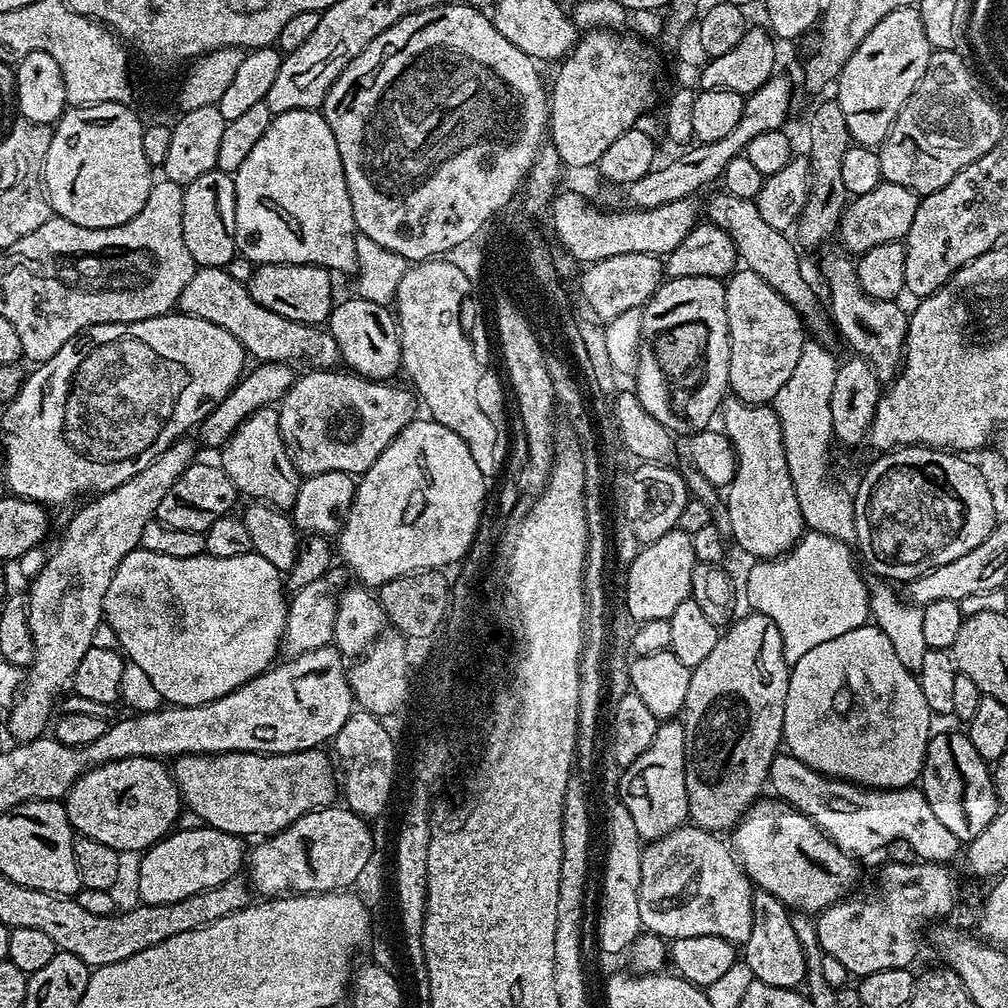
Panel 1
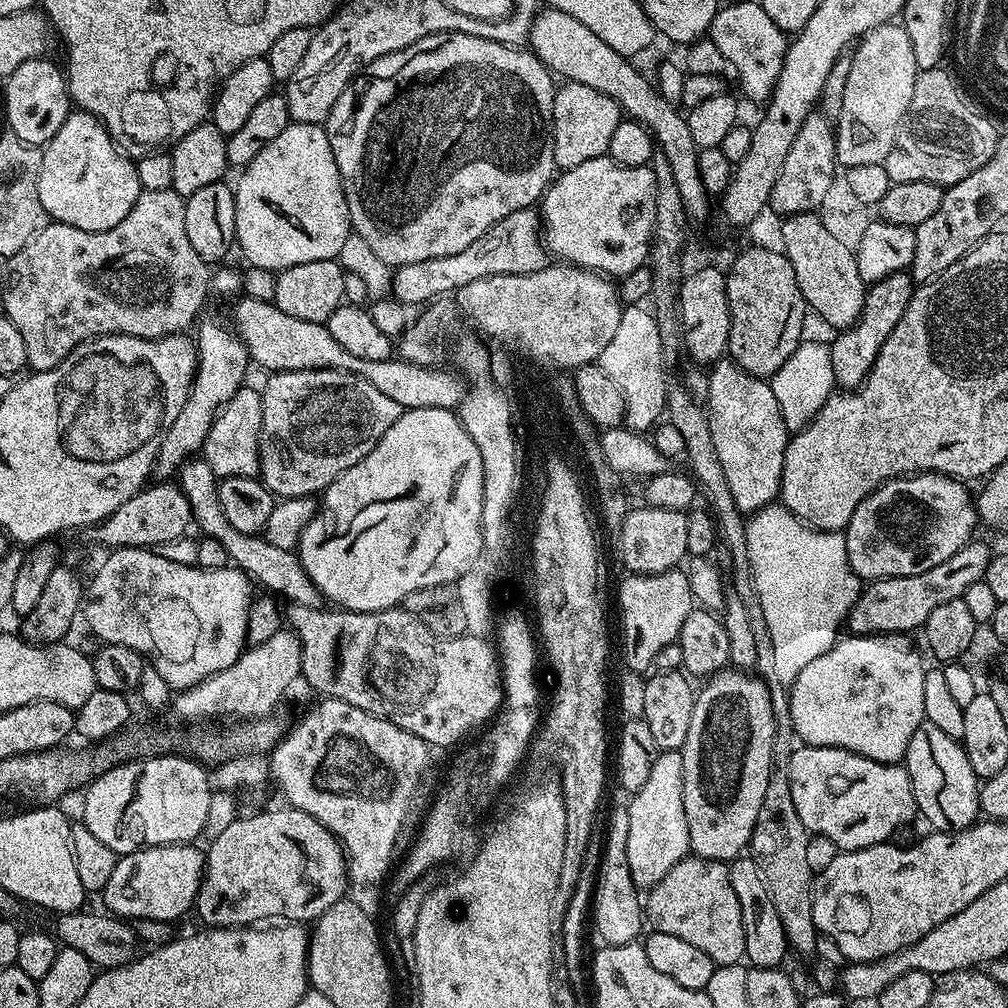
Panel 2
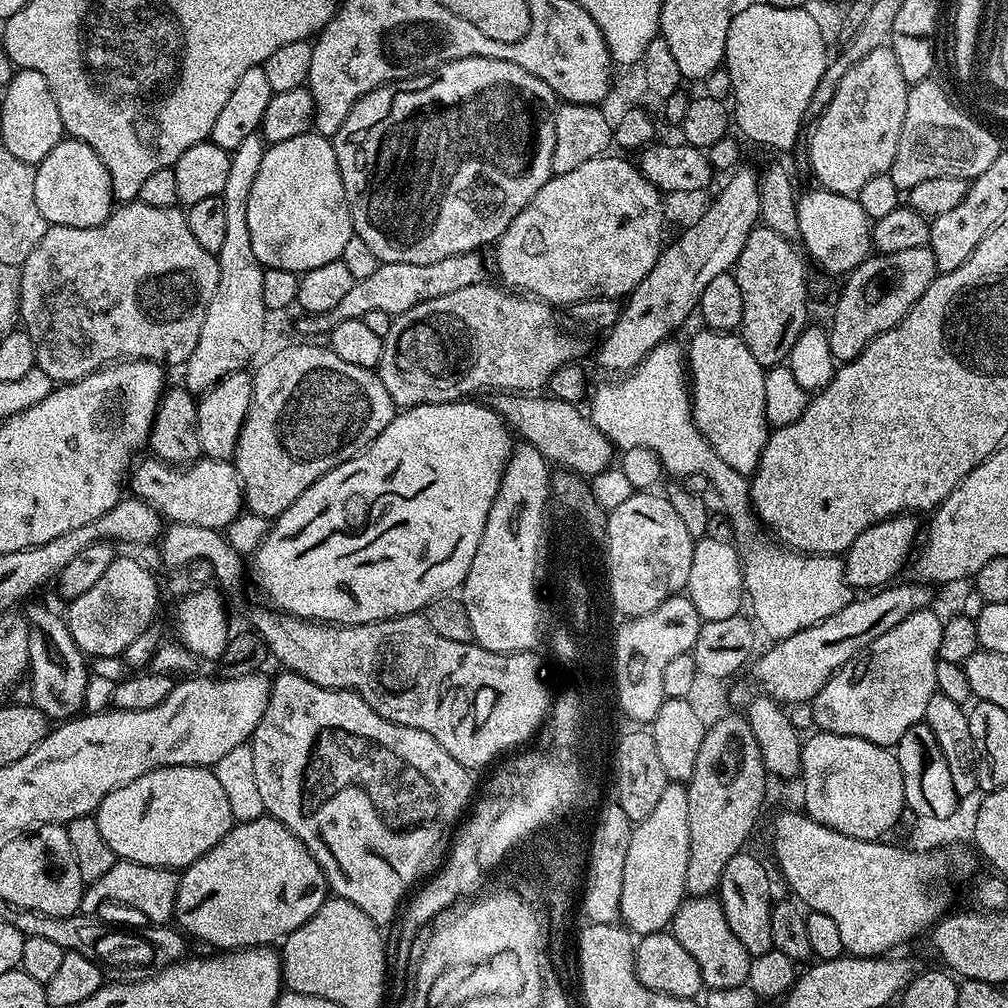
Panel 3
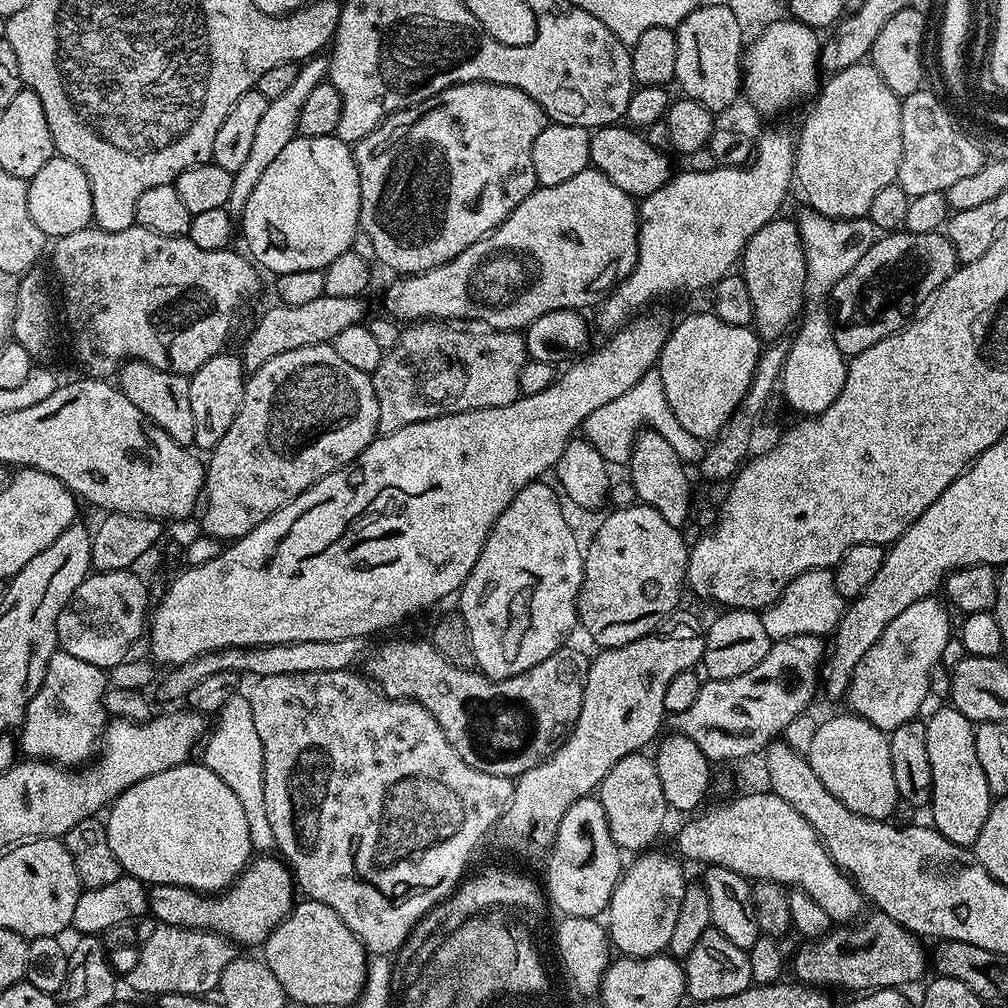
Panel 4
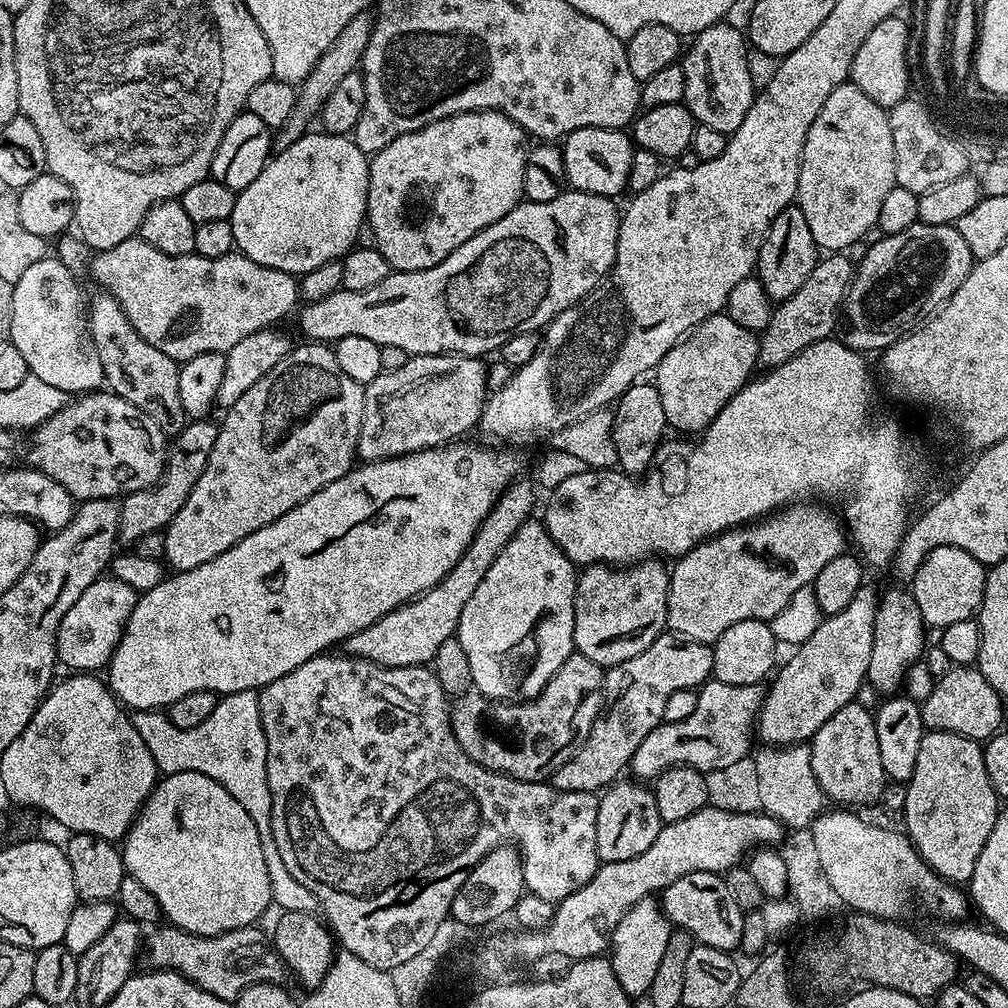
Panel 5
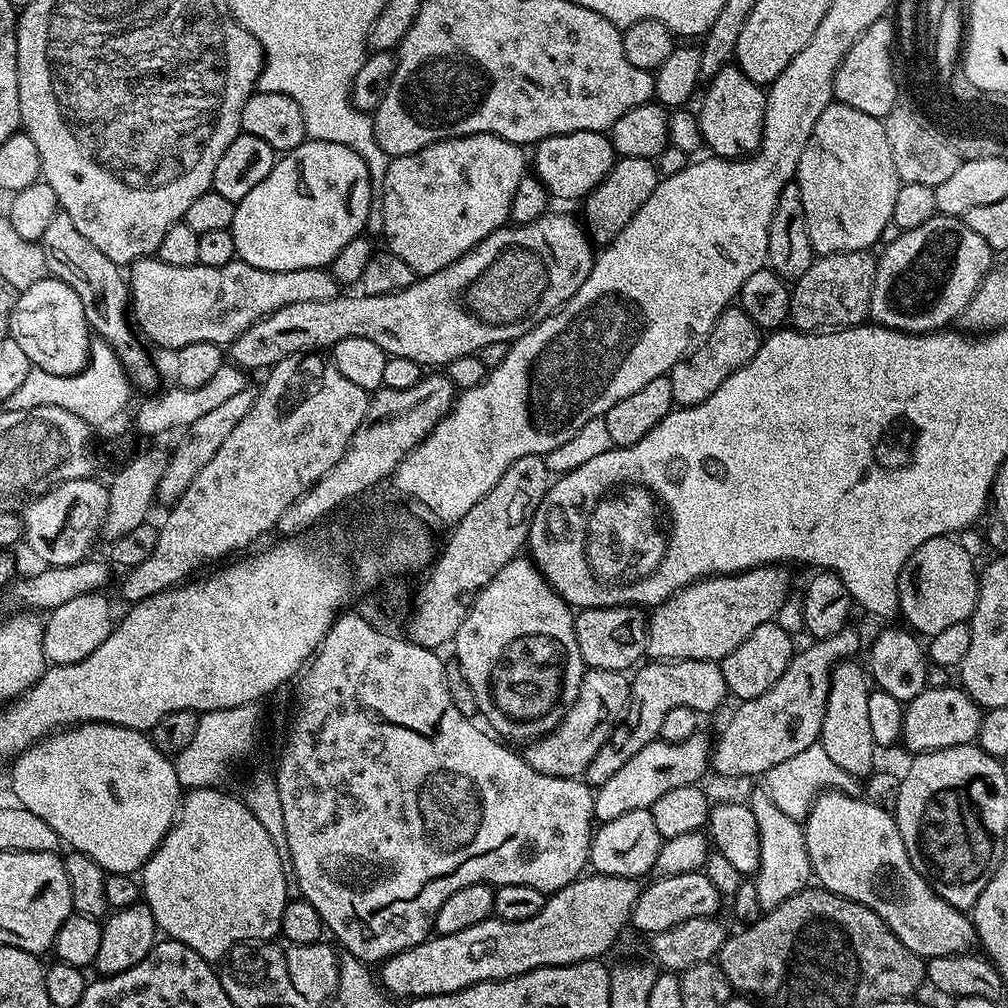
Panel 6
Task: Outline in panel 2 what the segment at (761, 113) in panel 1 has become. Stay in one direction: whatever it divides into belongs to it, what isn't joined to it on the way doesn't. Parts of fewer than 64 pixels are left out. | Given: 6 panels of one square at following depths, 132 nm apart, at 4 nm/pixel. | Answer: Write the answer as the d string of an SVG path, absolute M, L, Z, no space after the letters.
M607 155L598 158L590 158L590 162L582 162L582 166L574 166L573 168L561 171L559 175L553 179L548 185L548 191L542 197L542 203L539 205L538 211L542 217L542 239L546 245L547 251L552 252L553 257L559 258L561 261L567 262L578 268L586 268L590 272L598 272L609 278L623 278L628 276L634 270L645 267L646 261L649 259L650 245L652 243L652 231L655 228L655 178L652 169L648 166L635 168L634 166L626 166L618 164L615 160Z

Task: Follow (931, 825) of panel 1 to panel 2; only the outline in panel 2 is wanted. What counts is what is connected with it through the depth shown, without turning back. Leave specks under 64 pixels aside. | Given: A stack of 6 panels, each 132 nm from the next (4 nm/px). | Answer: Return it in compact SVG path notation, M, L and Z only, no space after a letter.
M804 744L790 760L789 786L808 833L825 836L845 852L885 843L896 827L911 825L918 816L910 774L903 763L874 762L850 750Z

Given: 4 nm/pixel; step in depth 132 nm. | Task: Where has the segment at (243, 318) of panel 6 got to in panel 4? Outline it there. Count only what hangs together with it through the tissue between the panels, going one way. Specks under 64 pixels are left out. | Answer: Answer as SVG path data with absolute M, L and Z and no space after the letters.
M89 226L78 230L78 234L66 234L59 237L51 245L52 268L56 271L56 276L60 280L65 280L64 284L64 312L68 315L68 320L72 323L72 348L76 351L76 356L89 368L91 375L96 378L108 378L129 360L141 360L158 370L173 372L179 376L188 376L202 366L202 362L210 362L222 351L225 351L228 335L232 332L232 323L236 320L236 311L240 308L240 299L247 292L252 292L259 286L260 280L256 277L257 269L253 261L247 255L232 252L228 248L222 250L202 250L202 246L194 246L194 242L187 236L167 236L158 234L149 228L133 226L126 230L102 230L95 226Z

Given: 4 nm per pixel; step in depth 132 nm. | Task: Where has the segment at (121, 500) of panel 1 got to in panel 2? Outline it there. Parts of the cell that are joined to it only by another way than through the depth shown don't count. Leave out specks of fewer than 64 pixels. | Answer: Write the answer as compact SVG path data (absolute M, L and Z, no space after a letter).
M203 320L199 321L194 335L196 377L192 380L190 394L182 405L182 411L178 418L174 418L174 426L166 430L166 438L162 438L162 446L156 455L154 472L160 478L175 477L181 466L203 449L206 434L210 434L210 426L214 426L214 418L223 410L224 404L234 398L236 391L246 384L244 375L250 369L246 346L227 323L224 325L216 320Z

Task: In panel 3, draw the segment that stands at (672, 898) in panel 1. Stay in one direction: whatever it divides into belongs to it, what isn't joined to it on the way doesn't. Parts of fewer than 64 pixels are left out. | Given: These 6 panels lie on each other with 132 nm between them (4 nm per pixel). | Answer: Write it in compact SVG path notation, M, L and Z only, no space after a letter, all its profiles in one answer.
M715 895L685 899L674 914L670 931L698 964L705 989L717 992L747 985L752 955L746 946L742 946L742 942L738 942L734 930L730 930L730 922L726 922L726 914Z

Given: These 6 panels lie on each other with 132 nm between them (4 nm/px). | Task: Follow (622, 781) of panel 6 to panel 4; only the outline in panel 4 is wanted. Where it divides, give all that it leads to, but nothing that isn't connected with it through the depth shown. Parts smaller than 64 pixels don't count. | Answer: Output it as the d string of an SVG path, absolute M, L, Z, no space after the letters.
M819 636L777 640L754 670L746 670L738 678L705 679L694 706L675 717L675 731L695 742L709 762L741 762L748 756L763 753L794 718L809 711L808 703L816 688L818 692L818 677L825 659L826 644Z

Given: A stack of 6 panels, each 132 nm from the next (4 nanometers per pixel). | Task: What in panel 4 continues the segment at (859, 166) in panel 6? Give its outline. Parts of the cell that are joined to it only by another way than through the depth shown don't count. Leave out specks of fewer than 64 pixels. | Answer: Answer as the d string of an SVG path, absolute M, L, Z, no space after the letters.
M861 62L850 66L846 70L837 72L827 77L828 81L823 81L822 87L819 89L818 95L815 97L816 105L808 112L808 117L804 120L804 125L800 128L800 140L795 141L796 145L796 167L794 169L794 180L804 191L804 196L808 199L807 207L817 212L822 212L826 216L833 218L847 218L849 220L858 220L867 217L870 210L870 201L878 195L878 190L882 190L882 186L893 183L896 178L896 171L900 165L902 158L902 122L900 121L900 101L901 97L895 96L890 90L890 86L886 86L886 82L882 82L882 74L878 74L878 70L872 67L871 63Z

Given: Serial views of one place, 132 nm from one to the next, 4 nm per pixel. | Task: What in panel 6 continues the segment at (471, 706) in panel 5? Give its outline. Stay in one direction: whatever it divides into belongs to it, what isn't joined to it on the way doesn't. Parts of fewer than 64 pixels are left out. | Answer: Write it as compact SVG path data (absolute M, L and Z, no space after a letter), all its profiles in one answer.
M588 668L582 684L578 686L578 696L568 708L564 721L547 736L531 741L525 747L528 749L523 749L524 761L534 770L538 770L538 774L567 780L583 777L594 754L602 750L602 746L628 710L629 683L629 677L623 672Z

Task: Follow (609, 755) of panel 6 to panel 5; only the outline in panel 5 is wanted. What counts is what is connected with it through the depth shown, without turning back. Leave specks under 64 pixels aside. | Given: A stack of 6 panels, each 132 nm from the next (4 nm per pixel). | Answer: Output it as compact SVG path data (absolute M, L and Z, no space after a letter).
M665 634L650 642L642 654L618 662L604 673L602 696L606 703L584 745L550 778L553 788L561 792L599 793L632 763L634 750L664 719L662 709L674 690L699 689L712 676L712 649L709 645L675 634Z

